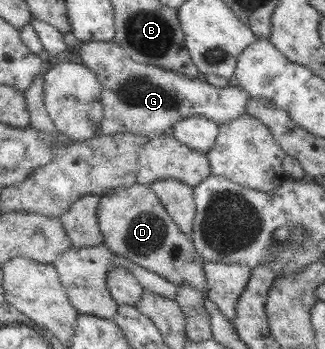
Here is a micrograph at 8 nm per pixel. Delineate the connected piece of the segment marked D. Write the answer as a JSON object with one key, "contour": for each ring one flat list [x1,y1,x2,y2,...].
{"contour":[[136,183,115,188,109,194,103,195,98,218,105,237,104,244,114,254,156,272,174,285,190,284,209,298,206,260,199,255,191,236,183,233,149,185]]}

